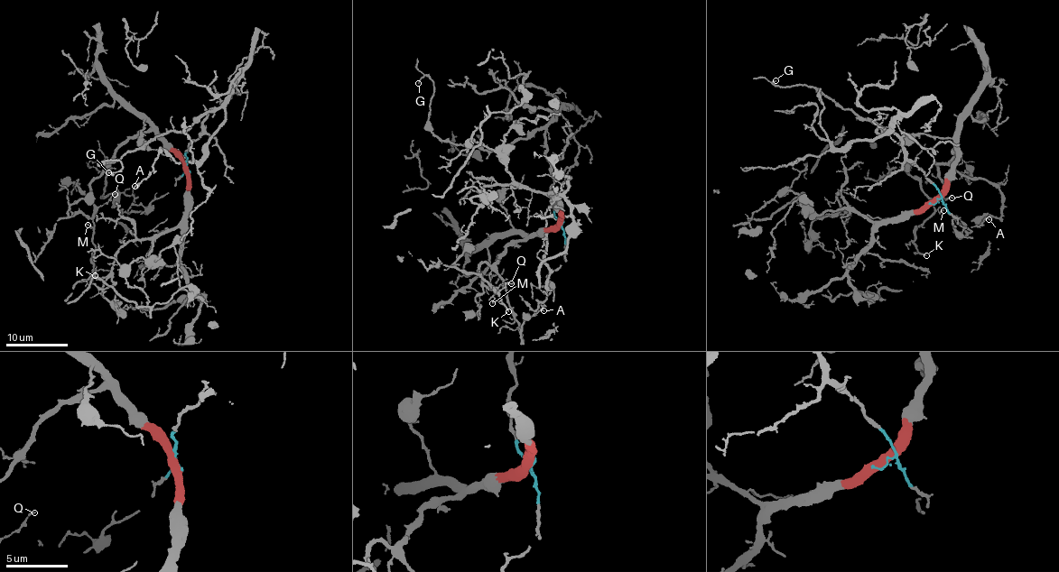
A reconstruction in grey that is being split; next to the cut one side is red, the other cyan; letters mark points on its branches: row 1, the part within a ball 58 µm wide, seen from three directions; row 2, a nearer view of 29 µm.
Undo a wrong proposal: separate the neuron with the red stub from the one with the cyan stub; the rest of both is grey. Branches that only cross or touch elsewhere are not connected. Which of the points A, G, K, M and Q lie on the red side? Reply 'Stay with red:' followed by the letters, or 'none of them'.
Stay with red: A, K, M, Q

